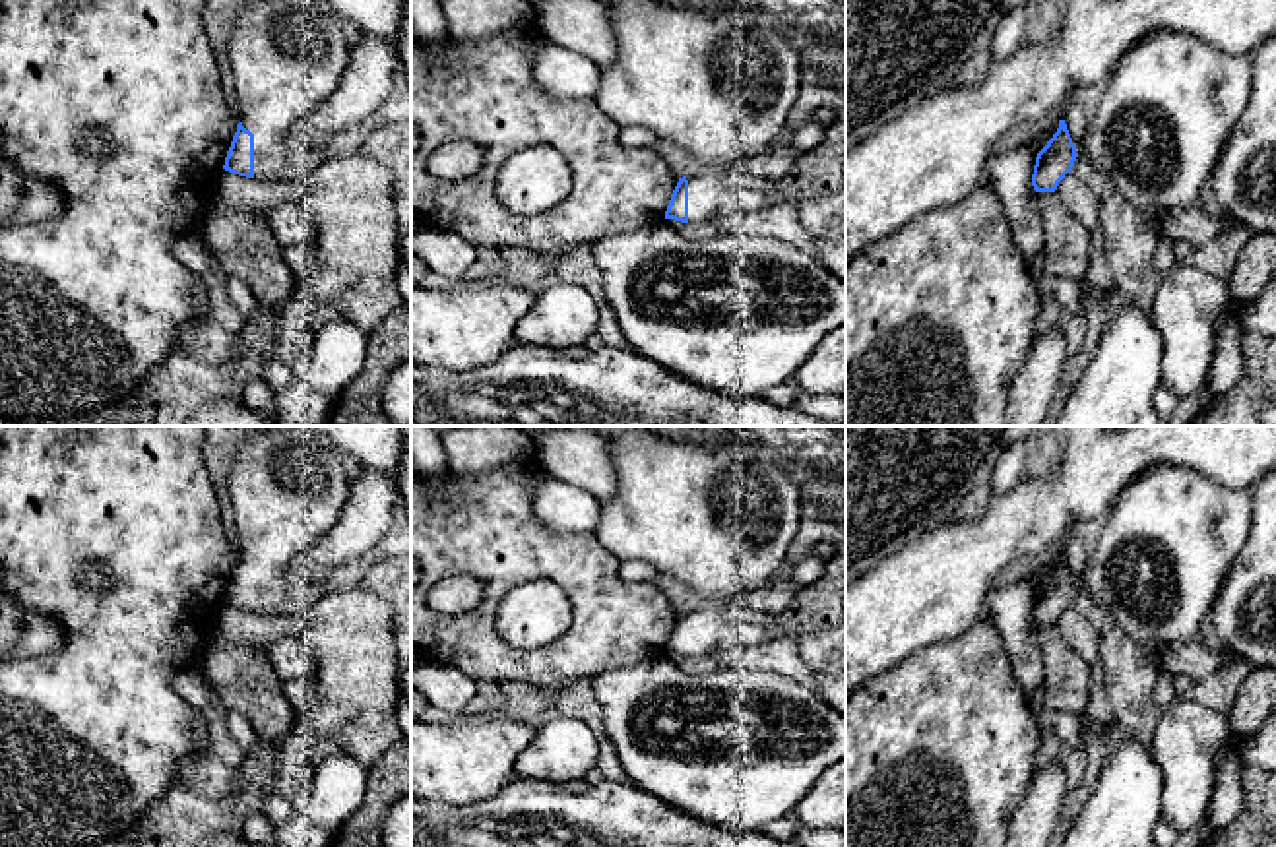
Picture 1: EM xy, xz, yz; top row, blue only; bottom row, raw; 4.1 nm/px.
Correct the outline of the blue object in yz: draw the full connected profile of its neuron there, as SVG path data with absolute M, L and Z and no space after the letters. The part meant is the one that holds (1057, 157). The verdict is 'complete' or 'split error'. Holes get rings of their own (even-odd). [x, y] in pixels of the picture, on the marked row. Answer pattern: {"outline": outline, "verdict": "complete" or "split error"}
{"outline": "M1059 120L1057 132L1036 157L1032 174L1034 190L1055 192L1065 174L1072 171L1076 157L1076 145L1072 143L1067 124Z", "verdict": "complete"}

